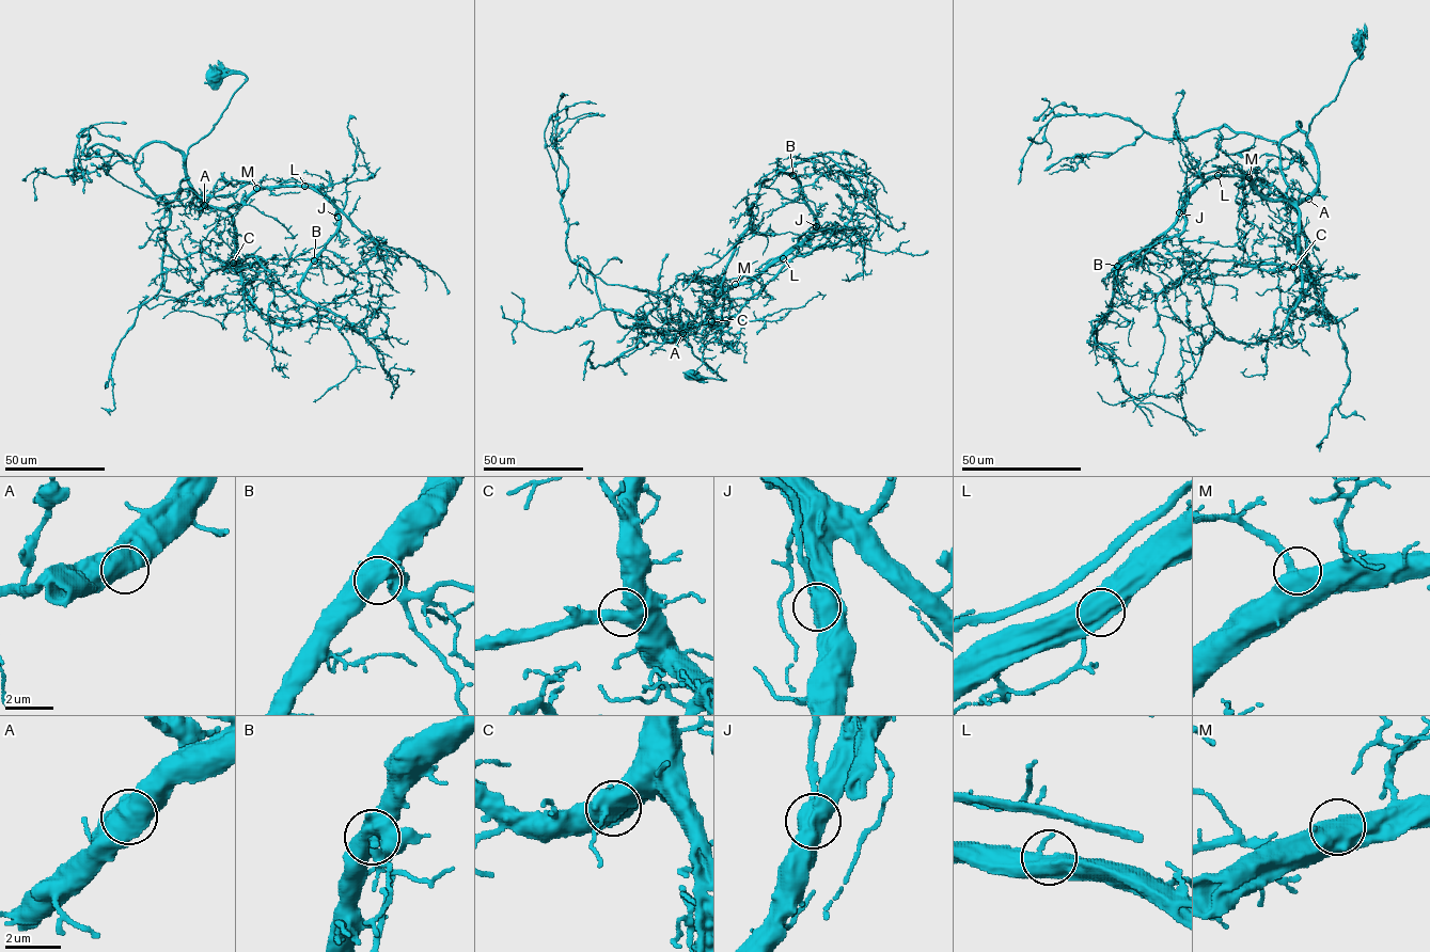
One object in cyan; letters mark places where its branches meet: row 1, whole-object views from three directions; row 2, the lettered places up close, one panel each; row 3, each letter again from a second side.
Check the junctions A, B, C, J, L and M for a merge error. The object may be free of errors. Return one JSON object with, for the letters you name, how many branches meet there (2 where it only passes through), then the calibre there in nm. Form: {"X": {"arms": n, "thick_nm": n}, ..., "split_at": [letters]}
{"J": {"arms": 2, "thick_nm": 650}, "split_at": ["J"]}

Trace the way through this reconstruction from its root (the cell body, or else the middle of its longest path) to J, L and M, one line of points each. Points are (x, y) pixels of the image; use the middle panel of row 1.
J: (692, 376), (725, 380), (685, 339), (664, 333), (673, 342), (697, 326), (729, 287), (751, 283), (816, 226)
L: (692, 376), (725, 380), (685, 339), (664, 333), (673, 342), (729, 287), (751, 283), (783, 258)
M: (692, 376), (725, 380), (685, 339), (664, 333), (666, 342), (673, 342), (697, 326), (735, 284)

